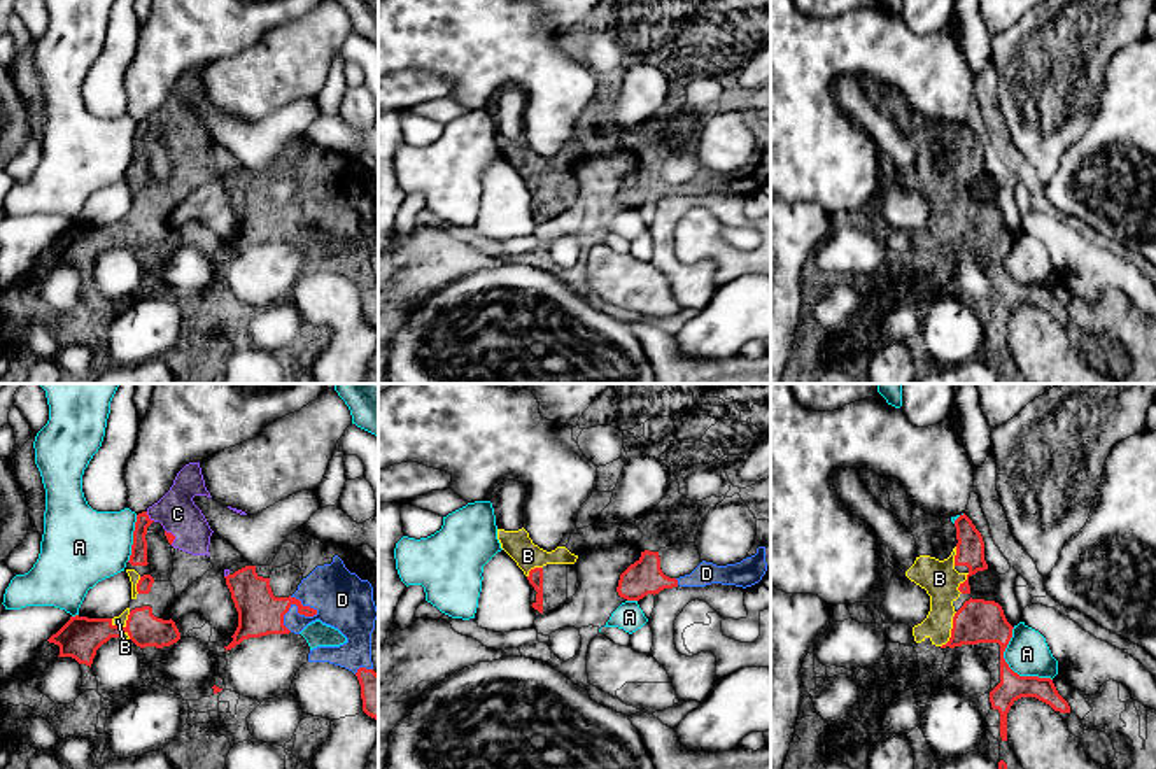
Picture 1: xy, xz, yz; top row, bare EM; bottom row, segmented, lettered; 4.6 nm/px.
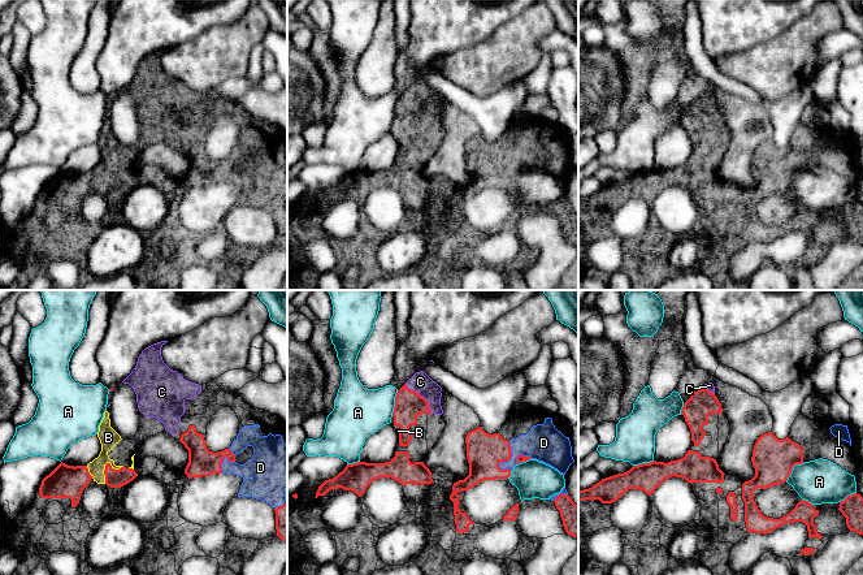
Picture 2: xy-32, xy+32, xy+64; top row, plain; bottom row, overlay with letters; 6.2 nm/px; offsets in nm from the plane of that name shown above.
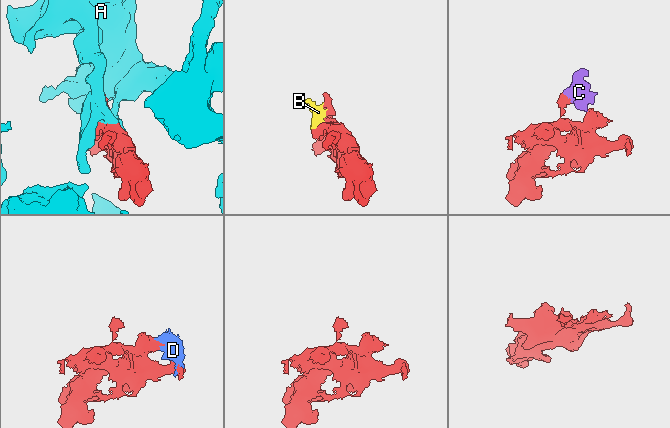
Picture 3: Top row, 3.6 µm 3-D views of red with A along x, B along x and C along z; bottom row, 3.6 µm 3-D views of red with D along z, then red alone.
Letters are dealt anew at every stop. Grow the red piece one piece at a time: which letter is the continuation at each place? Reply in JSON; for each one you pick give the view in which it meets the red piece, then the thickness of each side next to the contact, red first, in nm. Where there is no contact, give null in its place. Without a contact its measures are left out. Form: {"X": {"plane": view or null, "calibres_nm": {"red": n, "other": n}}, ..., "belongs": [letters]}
{"B": {"plane": "yz", "calibres_nm": {"red": 200, "other": 170}}, "C": {"plane": "xy", "calibres_nm": {"red": 80, "other": 180}}, "D": {"plane": "xy", "calibres_nm": {"red": 200, "other": 260}}, "belongs": ["B", "C", "D"]}

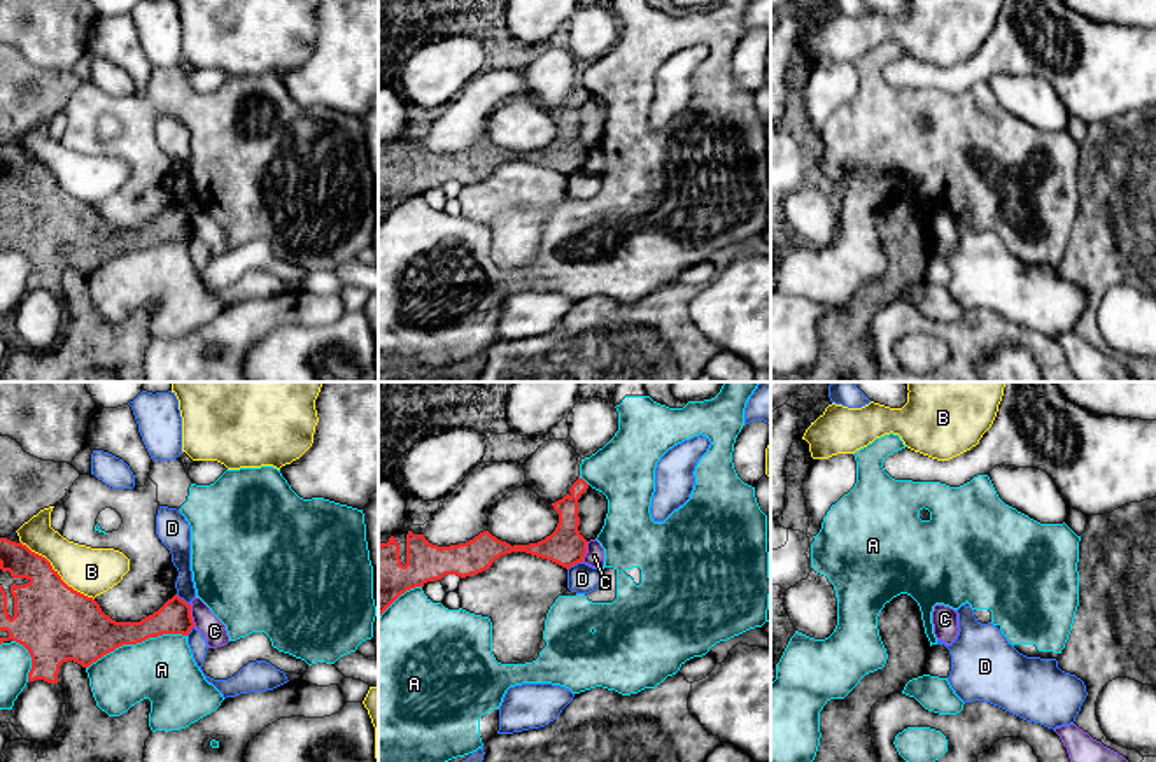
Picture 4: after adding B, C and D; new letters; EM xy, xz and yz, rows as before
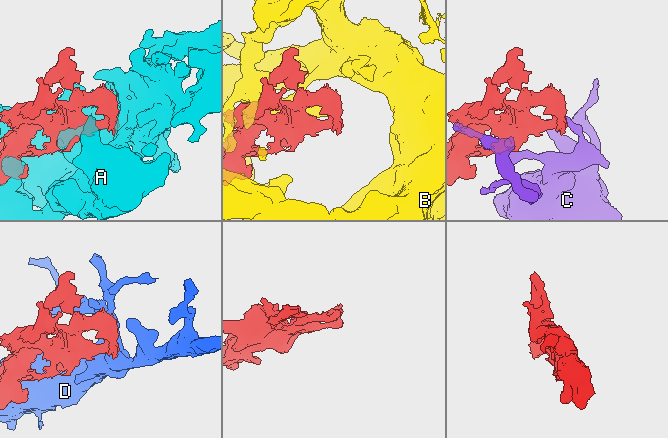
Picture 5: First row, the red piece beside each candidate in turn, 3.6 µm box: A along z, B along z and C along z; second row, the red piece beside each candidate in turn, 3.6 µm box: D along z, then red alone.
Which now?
{"belongs": []}

